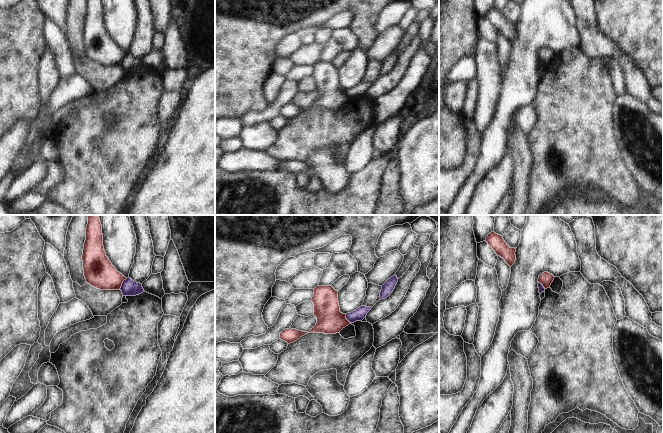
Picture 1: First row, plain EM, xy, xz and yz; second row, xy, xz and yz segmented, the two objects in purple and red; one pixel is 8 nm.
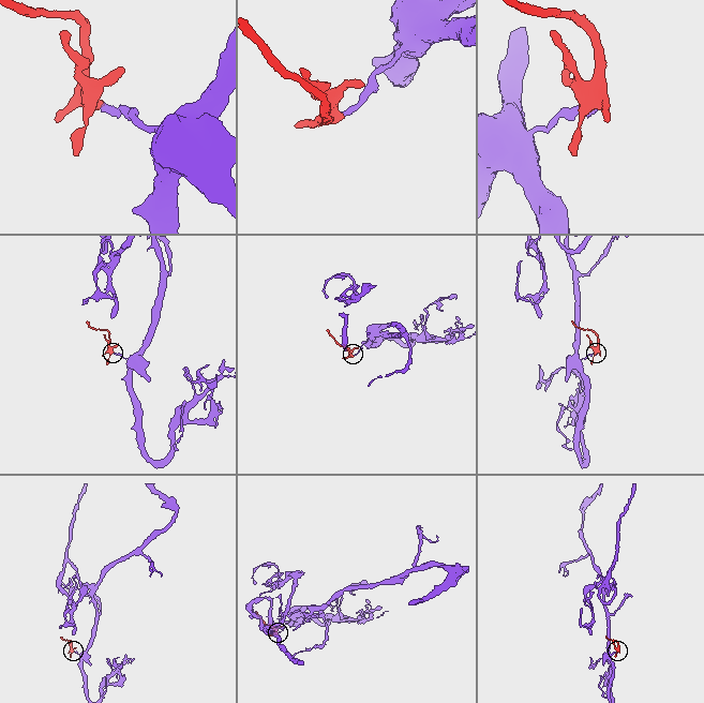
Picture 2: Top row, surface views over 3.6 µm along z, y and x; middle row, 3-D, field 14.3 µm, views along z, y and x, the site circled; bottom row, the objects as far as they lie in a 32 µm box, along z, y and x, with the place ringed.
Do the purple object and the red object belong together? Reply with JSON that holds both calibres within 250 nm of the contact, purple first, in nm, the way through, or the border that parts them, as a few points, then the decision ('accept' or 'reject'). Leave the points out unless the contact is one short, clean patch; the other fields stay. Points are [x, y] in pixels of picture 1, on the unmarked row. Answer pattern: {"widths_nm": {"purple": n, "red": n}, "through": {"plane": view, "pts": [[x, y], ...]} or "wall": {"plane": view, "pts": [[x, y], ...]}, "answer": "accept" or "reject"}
{"widths_nm": {"purple": 130, "red": 240}, "wall": {"plane": "xy", "pts": [[127, 54], [119, 65]]}, "answer": "reject"}

